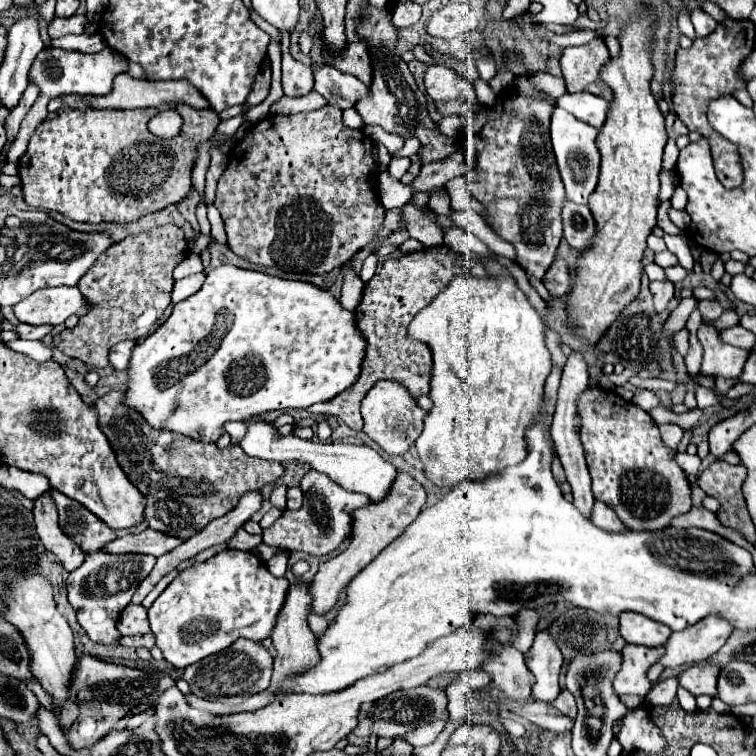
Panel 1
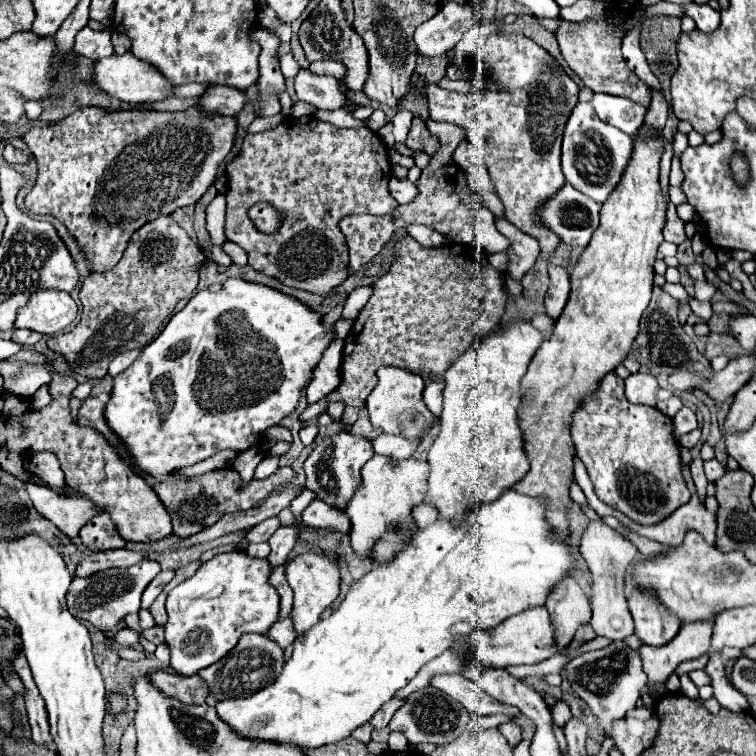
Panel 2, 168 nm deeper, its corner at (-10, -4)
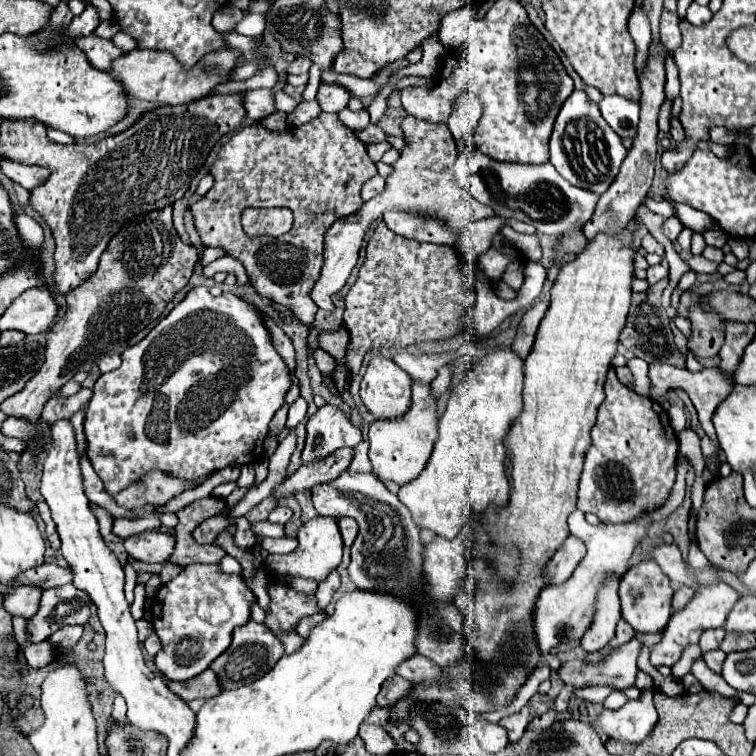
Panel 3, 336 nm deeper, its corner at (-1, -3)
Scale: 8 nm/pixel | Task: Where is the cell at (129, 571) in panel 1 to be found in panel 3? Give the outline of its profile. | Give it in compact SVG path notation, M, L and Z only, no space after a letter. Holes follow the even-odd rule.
M73 584L43 590L43 598L39 600L39 614L35 614L35 618L31 618L31 622L25 626L27 642L43 642L47 636L59 630L59 626L87 624L91 614L89 604L91 598Z

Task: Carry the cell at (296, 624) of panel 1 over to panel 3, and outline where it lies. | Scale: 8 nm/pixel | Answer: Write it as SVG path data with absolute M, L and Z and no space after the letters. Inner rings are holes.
M315 516L307 520L297 530L297 540L299 540L299 548L293 554L269 554L265 560L267 568L281 576L303 576L303 578L313 578L315 582L321 582L341 562L343 538L339 534L337 518Z

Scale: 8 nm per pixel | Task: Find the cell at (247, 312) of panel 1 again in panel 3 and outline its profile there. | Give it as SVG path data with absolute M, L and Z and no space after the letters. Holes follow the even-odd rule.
M197 286L139 344L129 346L121 354L121 358L123 358L123 364L117 370L107 372L97 380L97 384L93 388L93 398L89 400L85 422L83 422L83 432L87 438L87 458L89 458L91 466L95 468L95 472L99 474L99 478L103 480L105 490L109 494L117 494L117 492L125 490L141 474L155 470L155 468L169 472L171 476L175 476L179 480L189 480L189 482L193 482L193 486L199 486L201 480L197 480L197 478L207 478L209 474L213 474L225 466L231 466L231 464L239 464L239 466L253 464L263 456L263 440L267 438L269 422L273 420L275 412L283 406L283 398L291 386L291 378L287 373L287 366L283 362L283 358L277 354L277 350L271 344L269 330L265 328L263 318L259 316L259 312L253 306L249 306L247 302L243 302L241 298L237 298L231 292L223 292L221 296L211 296L209 288Z

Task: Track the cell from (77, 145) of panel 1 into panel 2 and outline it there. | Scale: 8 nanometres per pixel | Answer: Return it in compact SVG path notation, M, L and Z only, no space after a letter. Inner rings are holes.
M80 107L66 119L32 127L24 141L36 157L38 179L26 195L26 209L34 215L54 215L86 251L92 271L114 267L132 233L142 225L170 215L180 207L196 205L214 183L220 163L230 153L236 139L236 117L222 117L198 109L160 113L160 111L108 111L98 107Z

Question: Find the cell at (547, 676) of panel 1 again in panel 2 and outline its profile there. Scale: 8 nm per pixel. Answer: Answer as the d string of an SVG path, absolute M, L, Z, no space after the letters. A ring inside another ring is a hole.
M566 579L552 589L546 609L556 631L556 653L564 653L572 643L576 629L584 623L590 623L592 611L588 595L574 579Z

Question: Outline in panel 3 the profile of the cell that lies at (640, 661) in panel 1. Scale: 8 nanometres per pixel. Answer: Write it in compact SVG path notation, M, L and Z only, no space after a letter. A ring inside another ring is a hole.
M719 582L715 586L703 586L703 590L697 590L695 596L691 598L691 602L675 612L665 628L665 634L663 634L663 640L659 644L655 644L651 648L651 664L657 666L657 664L669 664L673 666L679 658L681 658L681 652L687 644L697 644L699 642L699 636L707 630L707 628L717 628L717 626L723 626L723 622L727 620L727 614L731 612L731 606L735 606L735 602L739 600L739 592L735 588L731 588L729 584L725 582Z

